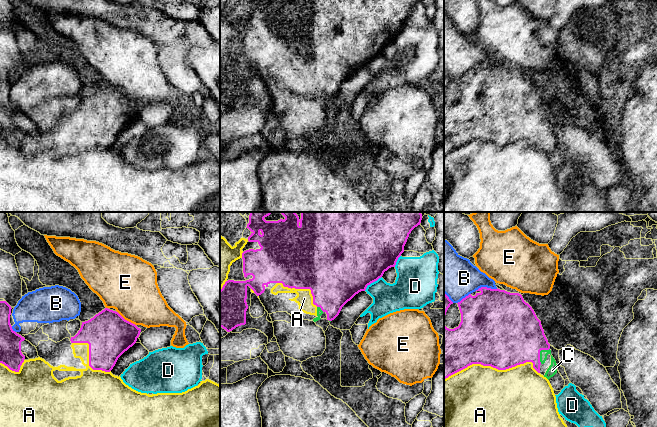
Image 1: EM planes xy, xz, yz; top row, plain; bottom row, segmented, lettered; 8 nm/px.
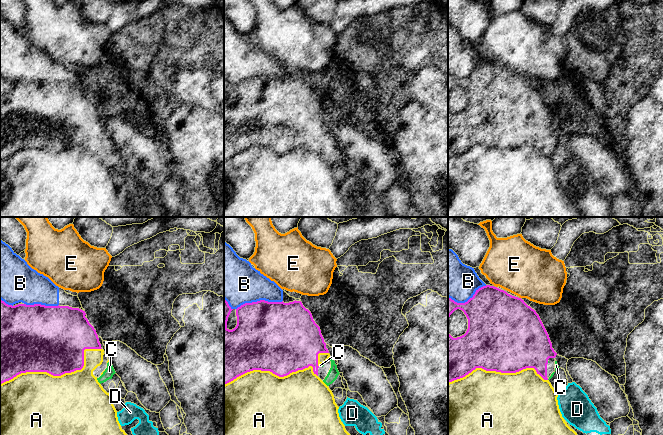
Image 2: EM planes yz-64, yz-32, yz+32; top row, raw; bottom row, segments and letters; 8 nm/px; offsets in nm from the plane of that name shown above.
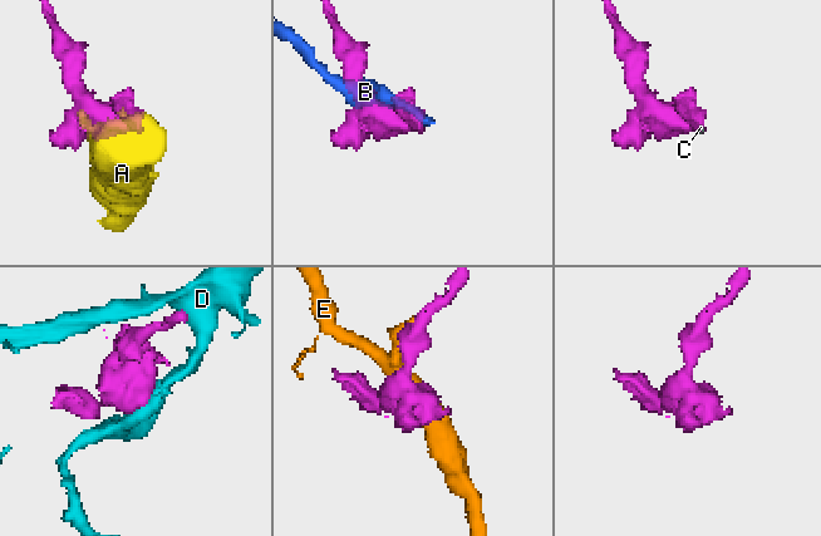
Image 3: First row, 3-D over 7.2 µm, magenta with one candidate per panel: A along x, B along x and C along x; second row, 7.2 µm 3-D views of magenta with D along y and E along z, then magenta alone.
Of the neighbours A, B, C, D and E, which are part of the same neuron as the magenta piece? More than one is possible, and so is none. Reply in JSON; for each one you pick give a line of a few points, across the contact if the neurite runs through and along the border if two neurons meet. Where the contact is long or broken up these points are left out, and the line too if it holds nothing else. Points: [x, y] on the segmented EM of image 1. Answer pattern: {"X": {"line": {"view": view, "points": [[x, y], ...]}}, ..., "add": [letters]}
{"C": {"line": {"view": "yz", "points": [[514, 335], [539, 353], [551, 355], [552, 370]]}}, "add": ["C"]}

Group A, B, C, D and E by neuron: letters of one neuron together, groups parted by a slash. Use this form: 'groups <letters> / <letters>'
groups A / B / C / D / E

